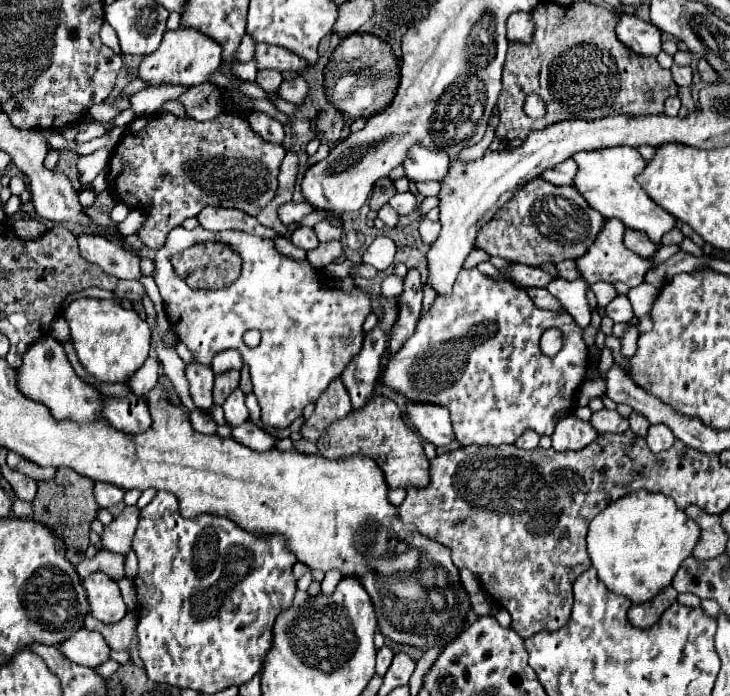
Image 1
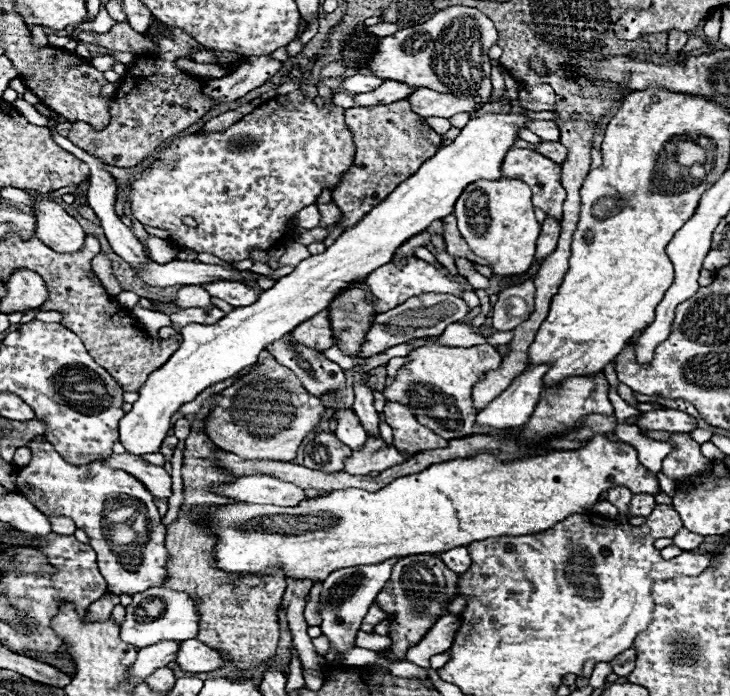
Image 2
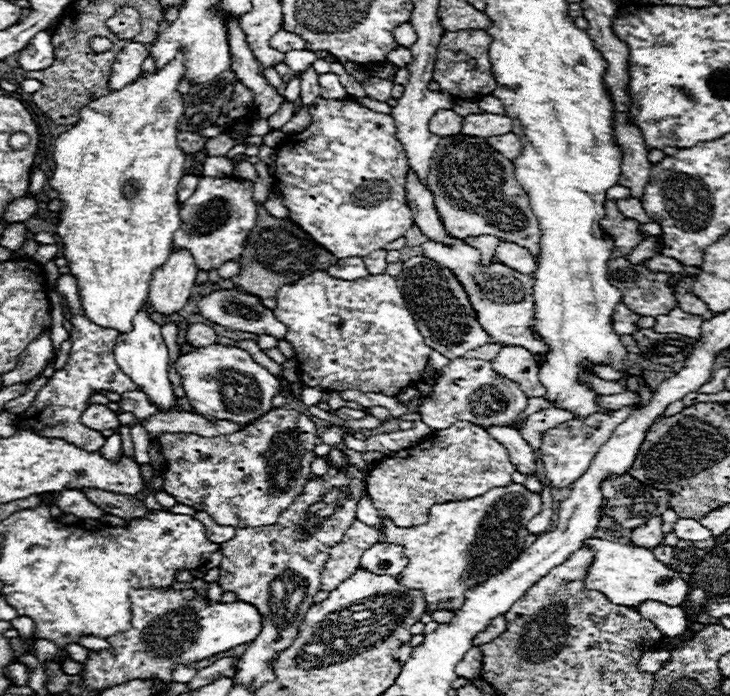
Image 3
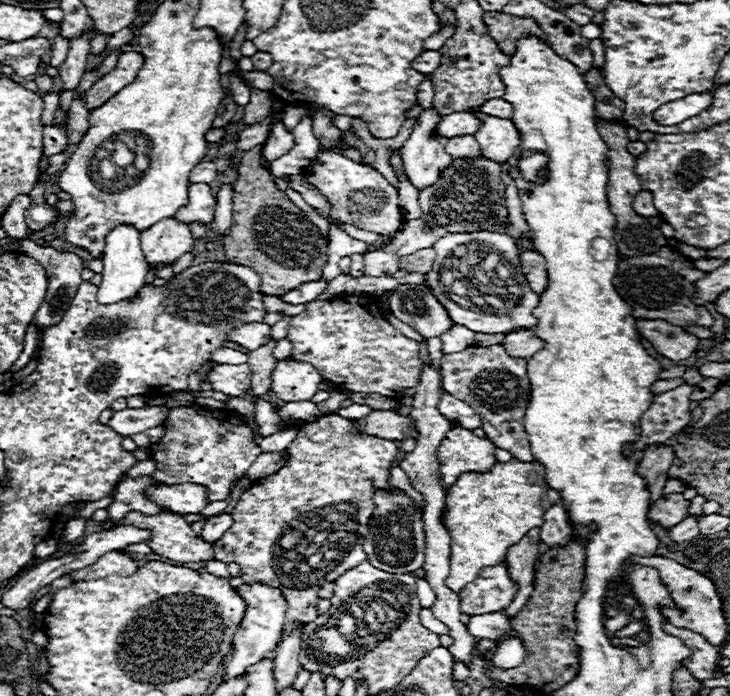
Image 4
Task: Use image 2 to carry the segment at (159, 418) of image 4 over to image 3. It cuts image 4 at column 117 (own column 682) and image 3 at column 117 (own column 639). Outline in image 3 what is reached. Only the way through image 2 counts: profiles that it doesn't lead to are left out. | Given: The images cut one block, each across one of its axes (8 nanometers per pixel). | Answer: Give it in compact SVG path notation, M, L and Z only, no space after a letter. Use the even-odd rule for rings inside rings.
M92 404L84 410L84 414L80 416L80 422L92 430L110 430L110 428L118 428L120 422L118 422L118 416L116 412L112 412L110 408L102 406L102 404Z

